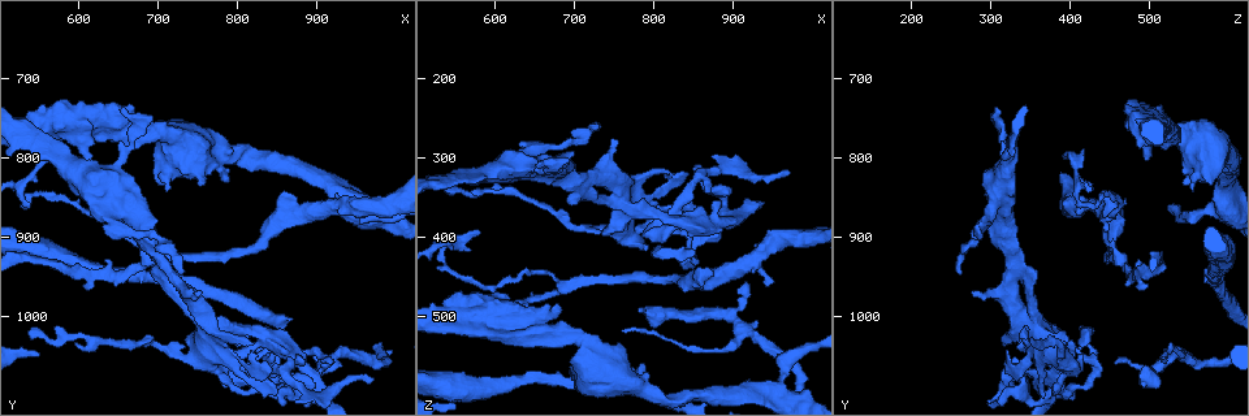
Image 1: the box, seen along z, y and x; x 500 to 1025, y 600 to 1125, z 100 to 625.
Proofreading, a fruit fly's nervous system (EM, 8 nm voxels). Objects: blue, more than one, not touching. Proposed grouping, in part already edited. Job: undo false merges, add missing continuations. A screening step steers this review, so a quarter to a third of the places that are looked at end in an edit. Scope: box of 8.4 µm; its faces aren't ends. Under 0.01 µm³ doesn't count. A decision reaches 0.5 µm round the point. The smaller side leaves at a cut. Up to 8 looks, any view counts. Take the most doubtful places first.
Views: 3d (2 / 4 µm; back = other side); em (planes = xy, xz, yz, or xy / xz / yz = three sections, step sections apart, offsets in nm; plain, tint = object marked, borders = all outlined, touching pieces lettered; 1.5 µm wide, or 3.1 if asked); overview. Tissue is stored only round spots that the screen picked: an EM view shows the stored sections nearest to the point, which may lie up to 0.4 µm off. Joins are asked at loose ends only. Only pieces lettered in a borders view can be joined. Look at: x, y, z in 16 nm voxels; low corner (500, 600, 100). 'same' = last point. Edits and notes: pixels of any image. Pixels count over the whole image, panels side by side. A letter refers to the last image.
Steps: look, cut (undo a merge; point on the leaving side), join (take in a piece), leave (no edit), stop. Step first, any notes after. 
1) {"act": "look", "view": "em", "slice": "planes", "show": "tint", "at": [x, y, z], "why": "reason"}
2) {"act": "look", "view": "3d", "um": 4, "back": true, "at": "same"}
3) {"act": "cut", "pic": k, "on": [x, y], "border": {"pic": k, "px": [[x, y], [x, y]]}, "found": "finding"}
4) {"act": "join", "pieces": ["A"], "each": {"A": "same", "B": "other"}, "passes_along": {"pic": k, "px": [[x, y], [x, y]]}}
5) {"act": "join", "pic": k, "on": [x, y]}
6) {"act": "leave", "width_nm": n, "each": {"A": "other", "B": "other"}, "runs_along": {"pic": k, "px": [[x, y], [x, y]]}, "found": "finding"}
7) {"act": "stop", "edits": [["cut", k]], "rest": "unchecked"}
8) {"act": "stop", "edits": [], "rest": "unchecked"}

{"act": "look", "view": "3d", "um": 4, "at": [610, 800, 495], "why": "stops while still wide"}

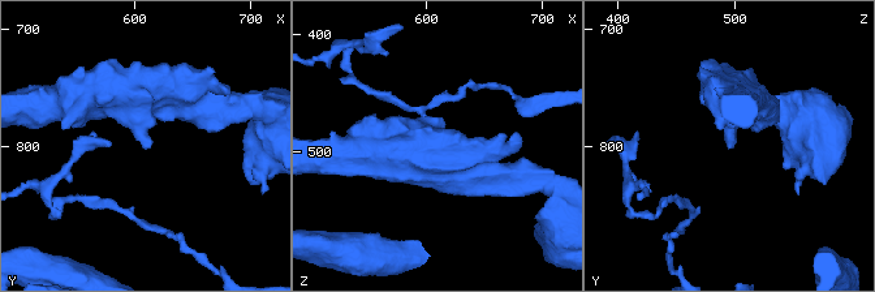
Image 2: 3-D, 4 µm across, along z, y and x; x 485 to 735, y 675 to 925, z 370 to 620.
{"act": "look", "view": "em", "slice": "xz", "step": 4, "show": "tint", "at": [610, 800, 494]}

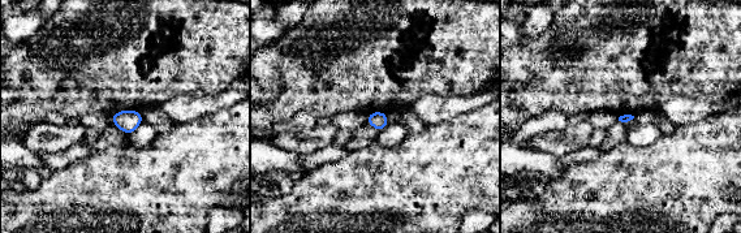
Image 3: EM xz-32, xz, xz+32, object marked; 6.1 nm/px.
{"act": "look", "view": "em", "slice": "yz", "step": 4, "show": "borders", "at": "same", "why": "cut it another way"}

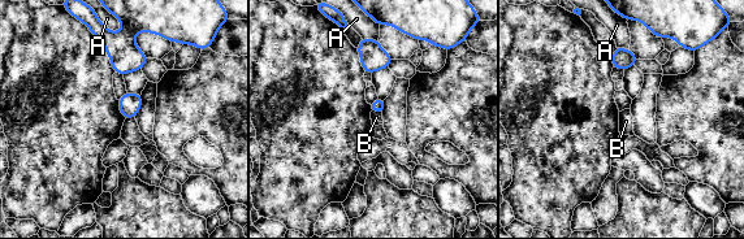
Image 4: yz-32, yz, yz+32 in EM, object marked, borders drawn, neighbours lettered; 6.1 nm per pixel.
{"act": "leave", "each": {"A": "other", "B": "other"}, "border": {"pic": 4, "px": [[371, 111], [381, 114]]}, "found": "none of them fits"}

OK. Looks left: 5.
{"act": "look", "view": "3d", "um": 4, "at": [655, 735, 305], "why": "an open end"}

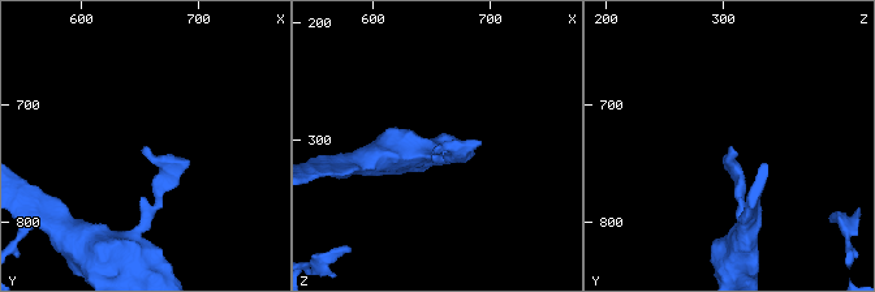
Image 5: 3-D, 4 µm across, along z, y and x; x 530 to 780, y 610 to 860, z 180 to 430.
{"act": "look", "view": "em", "slice": "planes", "show": "borders", "at": [654, 736, 304], "why": "shape alone is not enough"}

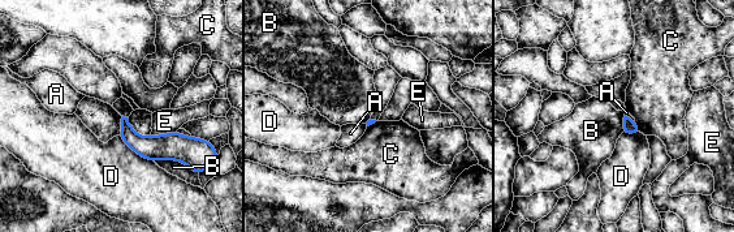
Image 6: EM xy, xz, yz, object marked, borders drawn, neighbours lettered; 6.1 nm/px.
{"act": "leave", "each": {"A": "other", "B": "other", "C": "other", "D": "other", "E": "other"}, "border": {"pic": 6, "px": [[152, 160], [177, 159], [191, 170]]}, "found": "none of them fits"}

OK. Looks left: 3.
{"act": "look", "view": "em", "slice": "planes", "show": "borders", "at": [630, 845, 310], "why": "thick turns thin"}

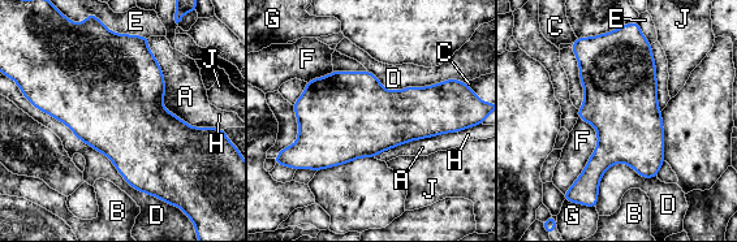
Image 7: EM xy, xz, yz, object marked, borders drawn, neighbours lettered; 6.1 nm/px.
{"act": "leave", "each": {"A": "other", "B": "other", "C": "other", "D": "other", "E": "other", "F": "other", "G": "other", "H": "other", "J": "other"}, "border": {"pic": 7, "px": [[578, 117], [597, 147], [568, 190]]}, "found": "continuous, no second cell"}

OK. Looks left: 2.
{"act": "stop", "edits": [], "rest": "unchecked"}

